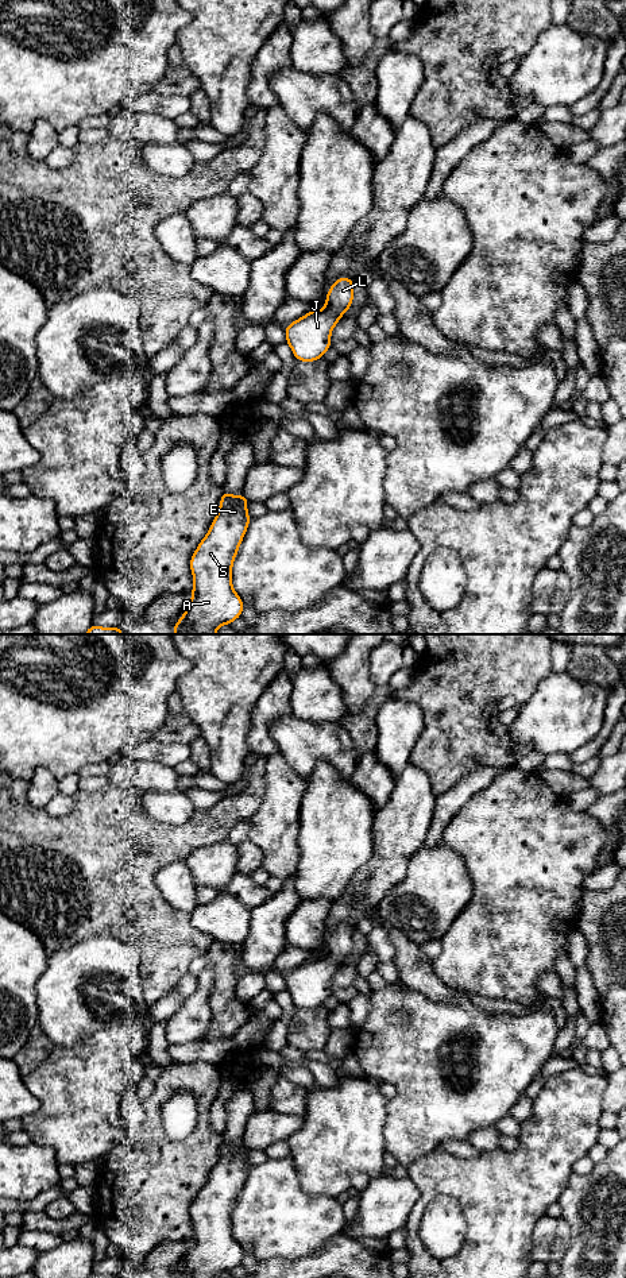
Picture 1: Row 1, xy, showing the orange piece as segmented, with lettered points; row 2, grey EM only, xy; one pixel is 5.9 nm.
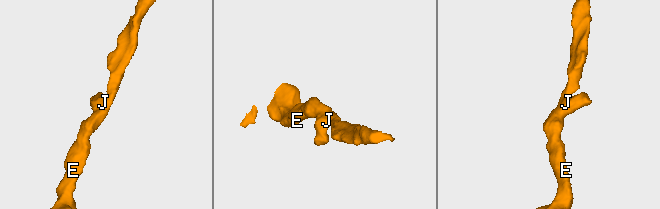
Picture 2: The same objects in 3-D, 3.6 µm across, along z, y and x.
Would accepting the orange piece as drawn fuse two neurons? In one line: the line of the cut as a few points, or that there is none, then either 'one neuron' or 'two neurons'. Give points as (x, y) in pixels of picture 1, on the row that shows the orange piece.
no cut | one neuron

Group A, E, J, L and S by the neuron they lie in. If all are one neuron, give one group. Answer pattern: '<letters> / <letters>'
A E J L S

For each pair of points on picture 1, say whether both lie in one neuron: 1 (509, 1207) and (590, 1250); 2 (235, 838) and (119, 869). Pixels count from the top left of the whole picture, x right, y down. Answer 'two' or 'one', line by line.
1: two
2: two

